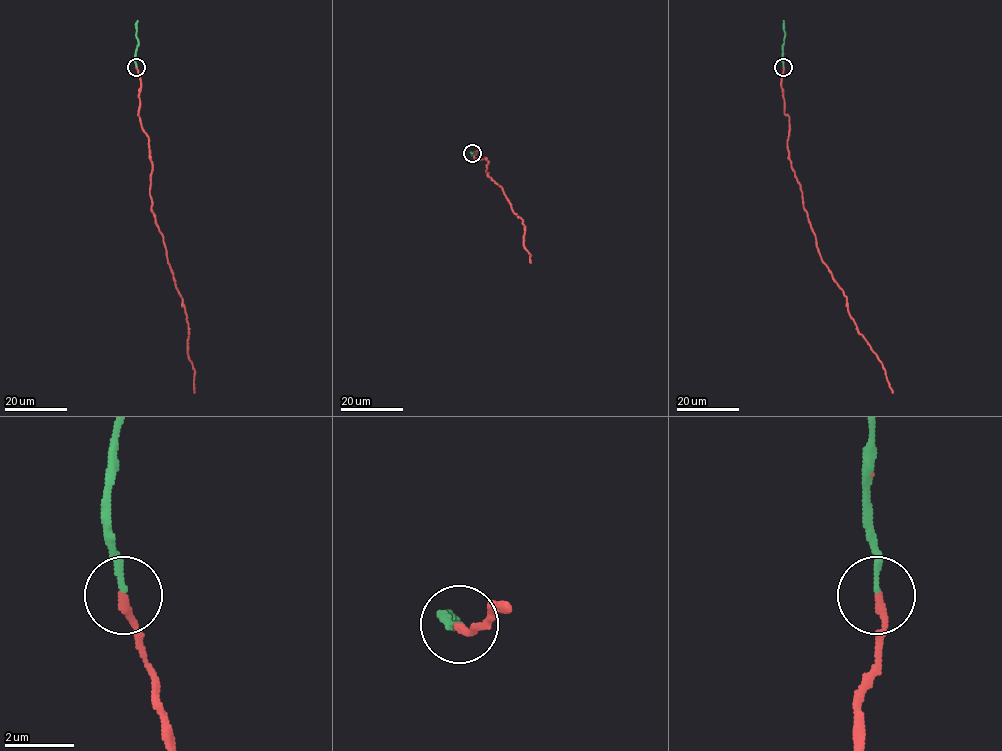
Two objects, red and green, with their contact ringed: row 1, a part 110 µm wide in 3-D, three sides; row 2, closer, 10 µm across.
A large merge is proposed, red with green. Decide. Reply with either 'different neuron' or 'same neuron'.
same neuron

